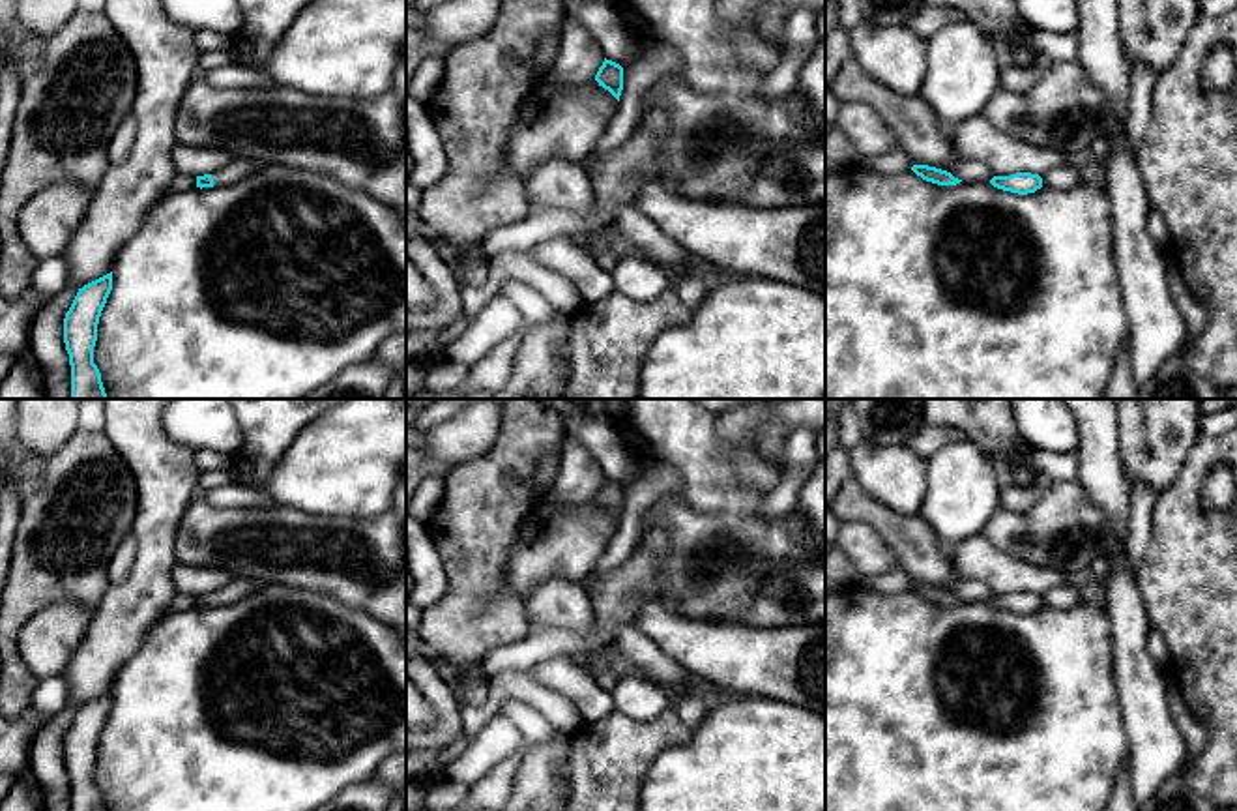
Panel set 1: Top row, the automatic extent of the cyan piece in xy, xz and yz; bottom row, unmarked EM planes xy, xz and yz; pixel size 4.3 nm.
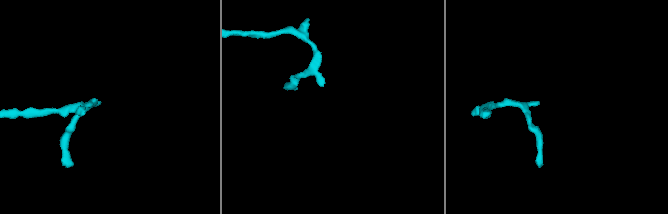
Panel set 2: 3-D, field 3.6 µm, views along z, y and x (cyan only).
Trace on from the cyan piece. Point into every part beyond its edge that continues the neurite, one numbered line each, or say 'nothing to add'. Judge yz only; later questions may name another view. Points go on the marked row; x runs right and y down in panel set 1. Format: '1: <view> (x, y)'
nothing to add

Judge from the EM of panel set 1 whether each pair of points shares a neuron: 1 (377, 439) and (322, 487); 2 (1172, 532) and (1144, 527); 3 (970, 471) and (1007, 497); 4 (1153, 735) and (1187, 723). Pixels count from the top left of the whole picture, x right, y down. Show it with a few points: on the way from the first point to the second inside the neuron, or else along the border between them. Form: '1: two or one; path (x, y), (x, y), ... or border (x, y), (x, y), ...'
1: one; path (363, 446), (335, 474)
2: two; border (1159, 495), (1153, 506), (1151, 540), (1136, 570)
3: two; border (1002, 489), (998, 508)
4: two; border (1166, 682), (1168, 708), (1189, 753)

